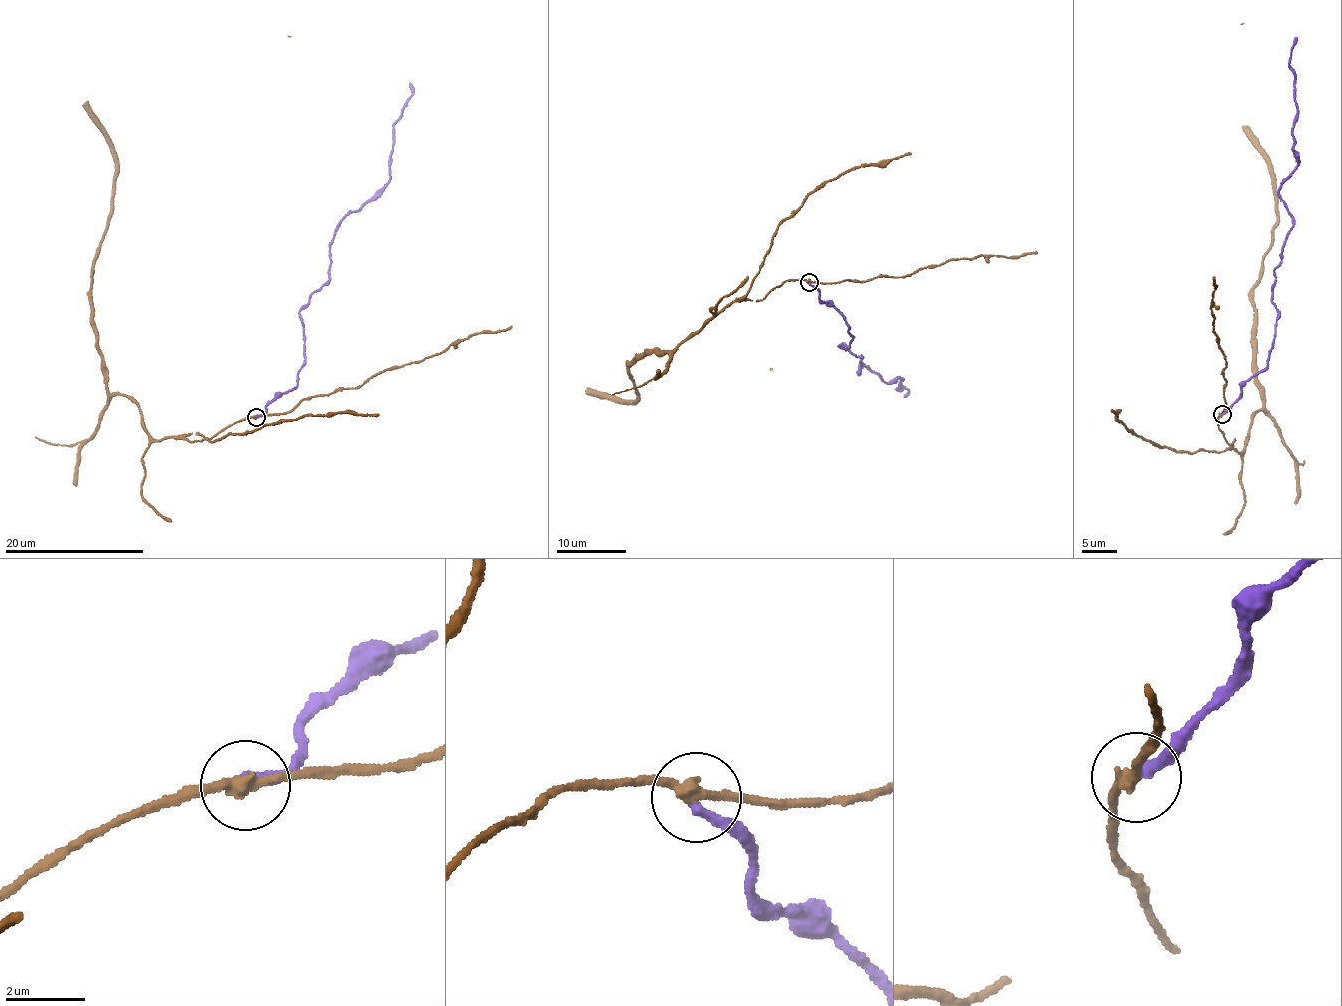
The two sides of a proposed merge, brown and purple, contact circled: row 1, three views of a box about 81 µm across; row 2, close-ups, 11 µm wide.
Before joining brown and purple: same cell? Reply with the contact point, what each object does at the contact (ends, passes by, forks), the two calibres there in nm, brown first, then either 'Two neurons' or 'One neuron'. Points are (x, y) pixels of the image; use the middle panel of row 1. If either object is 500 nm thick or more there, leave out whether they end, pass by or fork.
Place: (809, 282). At the ring brown passes by. At the ring purple ends. Thickness 280 nm (brown) against 280 nm. Two neurons

